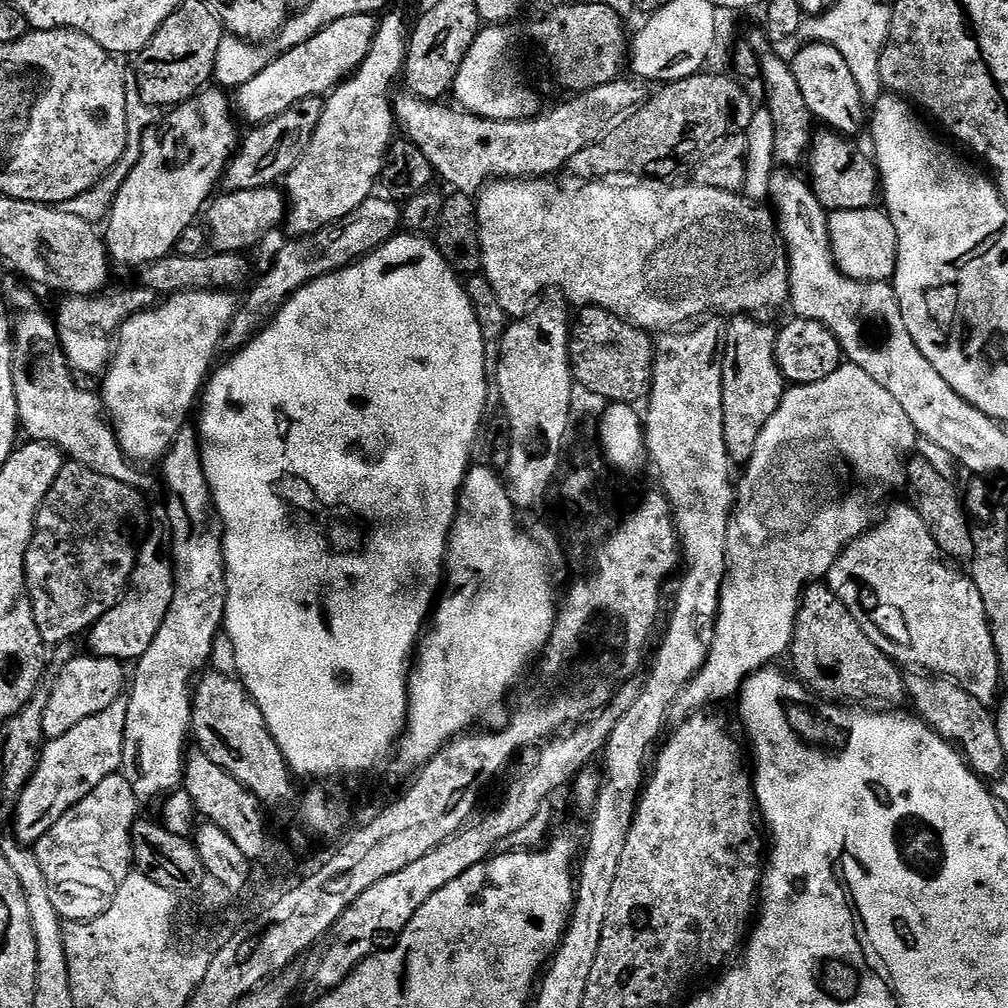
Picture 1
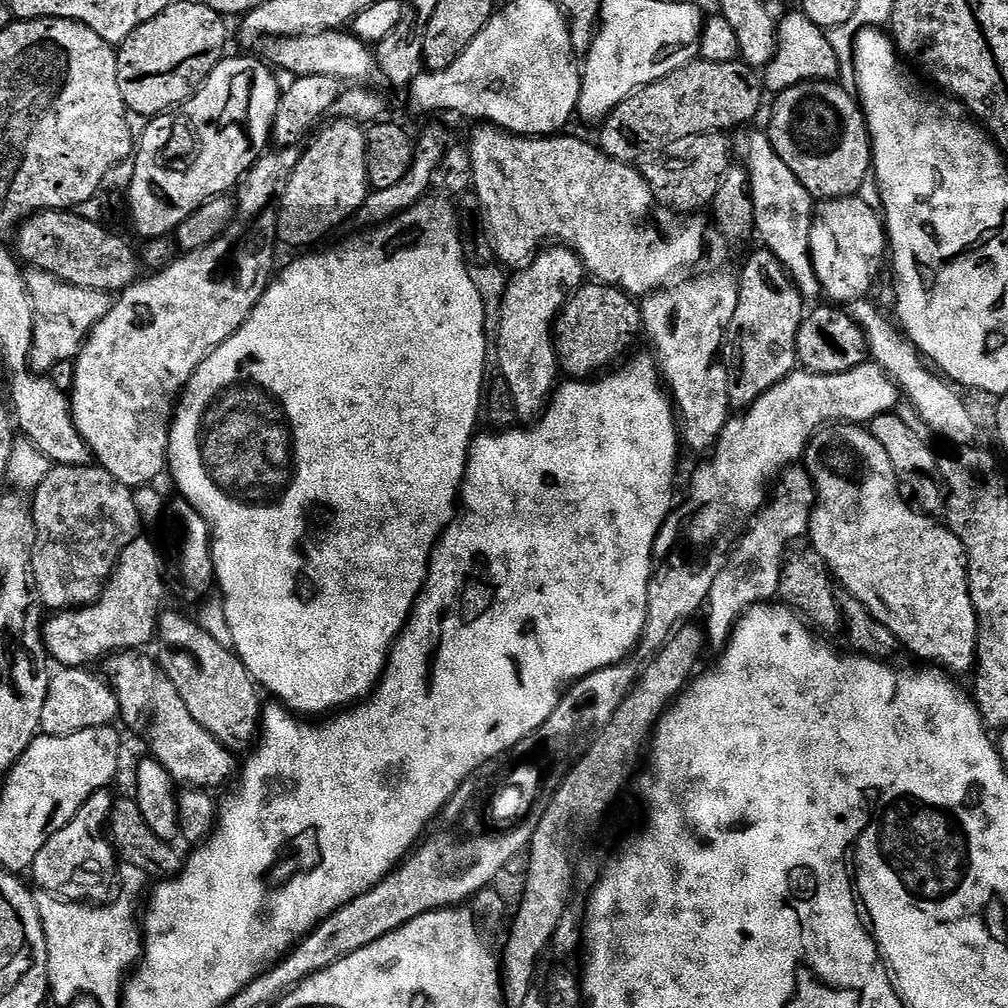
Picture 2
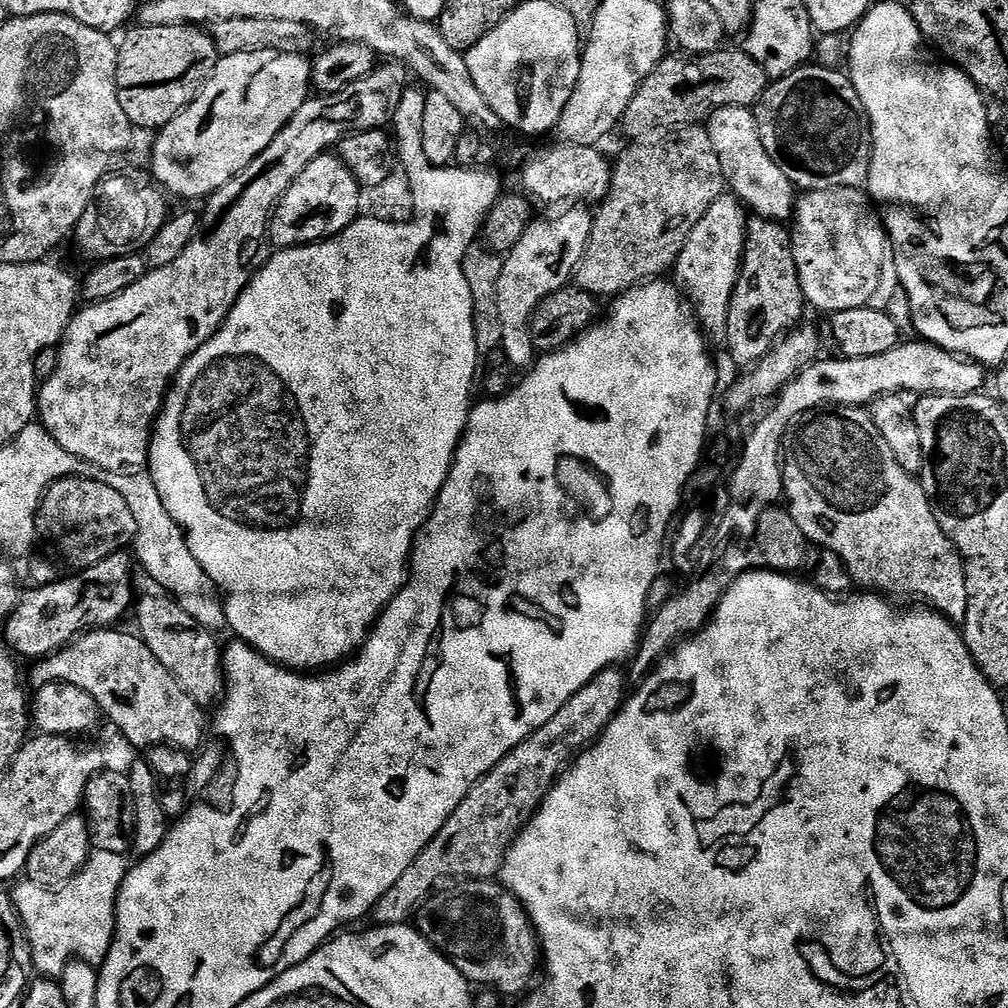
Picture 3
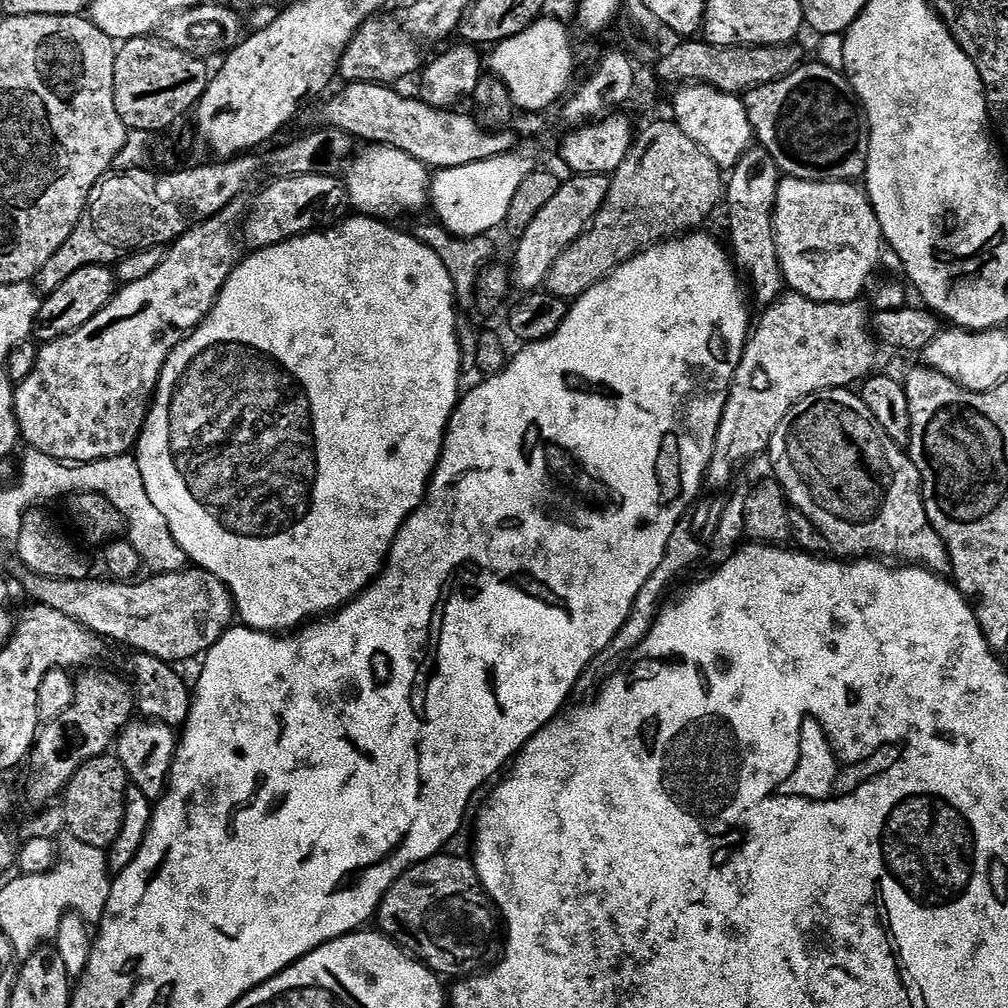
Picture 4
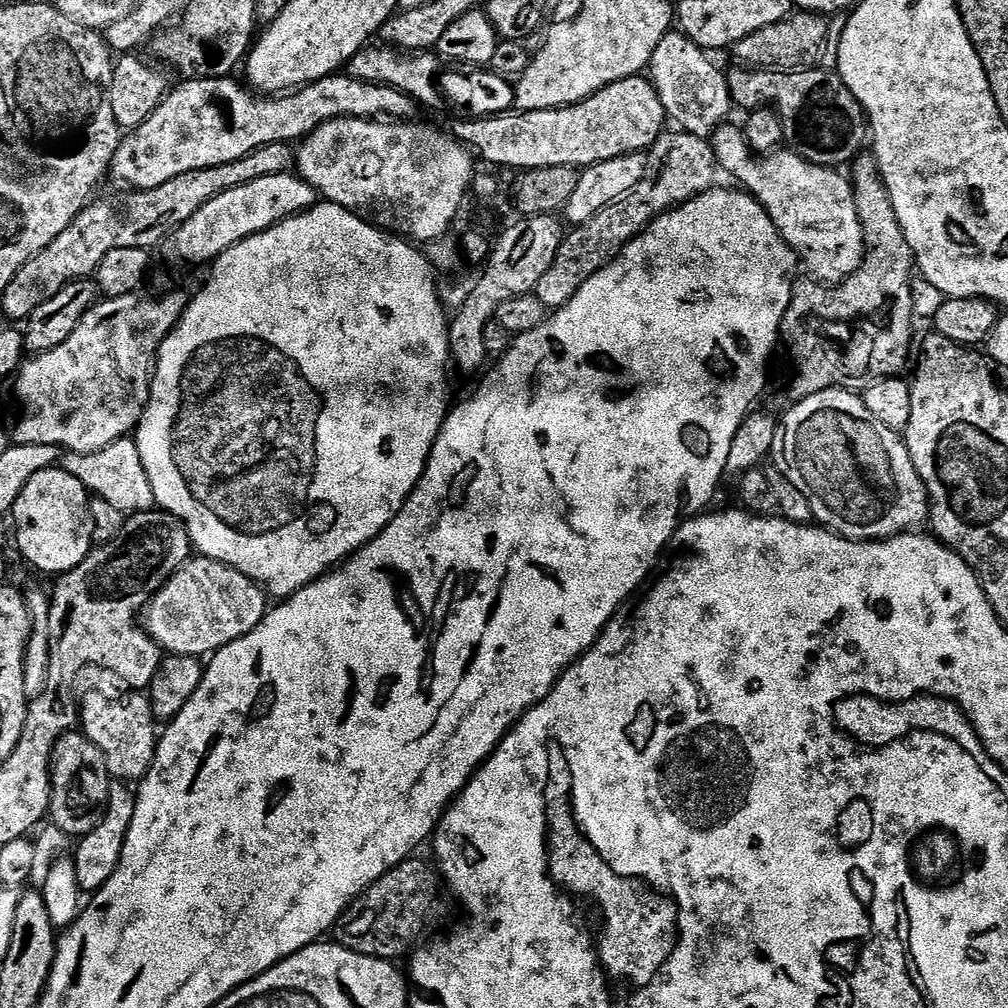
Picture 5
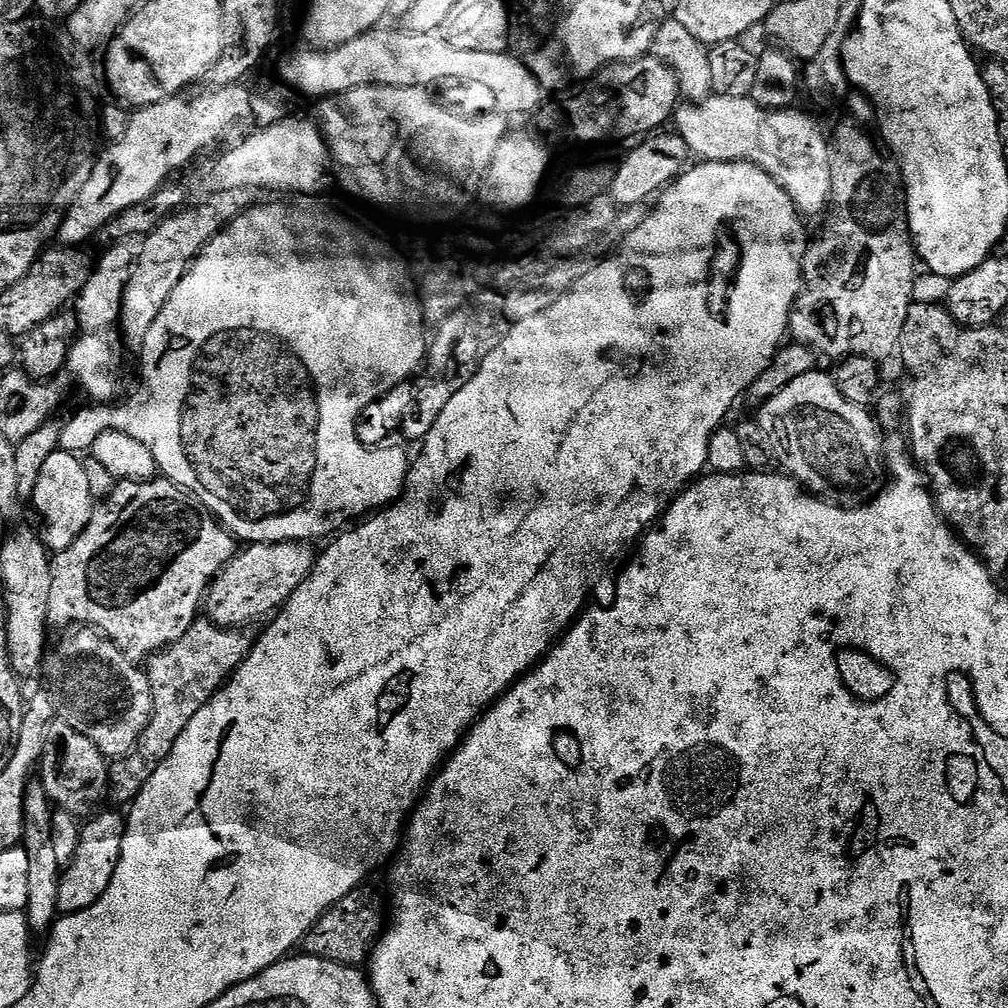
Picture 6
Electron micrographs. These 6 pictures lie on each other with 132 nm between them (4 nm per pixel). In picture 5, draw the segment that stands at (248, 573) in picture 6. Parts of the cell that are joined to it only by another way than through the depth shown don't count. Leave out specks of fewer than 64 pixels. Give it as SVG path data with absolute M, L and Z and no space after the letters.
M197 555L152 597L144 612L144 629L169 655L204 658L254 630L269 607L269 597L256 581L234 566Z

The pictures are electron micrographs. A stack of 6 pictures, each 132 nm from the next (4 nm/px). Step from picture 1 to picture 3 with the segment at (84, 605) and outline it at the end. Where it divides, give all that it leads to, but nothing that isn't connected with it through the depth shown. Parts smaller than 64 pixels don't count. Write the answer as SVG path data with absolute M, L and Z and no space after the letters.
M67 476L49 486L36 516L36 526L39 535L43 539L45 536L76 570L102 562L102 558L127 549L136 539L134 514L130 514L126 498L114 486L106 486L106 482L81 476Z

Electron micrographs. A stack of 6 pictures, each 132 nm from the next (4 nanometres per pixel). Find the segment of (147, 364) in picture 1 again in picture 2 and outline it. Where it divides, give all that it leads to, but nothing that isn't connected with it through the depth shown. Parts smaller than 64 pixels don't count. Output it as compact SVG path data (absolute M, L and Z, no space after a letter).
M295 147L272 150L261 156L235 193L236 215L223 235L202 250L179 255L169 268L149 275L149 280L139 279L121 291L106 318L94 326L77 354L70 387L74 426L88 443L95 463L127 488L135 490L151 485L160 475L165 475L168 435L181 392L207 356L250 318L254 306L258 306L262 294L272 283L277 267L278 209L301 155L301 149Z

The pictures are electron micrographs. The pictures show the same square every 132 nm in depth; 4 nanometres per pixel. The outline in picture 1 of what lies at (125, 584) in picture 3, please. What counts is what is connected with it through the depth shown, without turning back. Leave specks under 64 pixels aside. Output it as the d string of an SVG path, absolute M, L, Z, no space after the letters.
M160 522L148 532L148 537L141 539L136 553L136 568L132 572L132 582L127 592L120 597L97 624L86 633L87 651L91 655L110 658L121 662L135 662L150 650L154 634L162 627L166 619L166 610L174 600L174 582L176 571L172 565L172 532L167 523Z

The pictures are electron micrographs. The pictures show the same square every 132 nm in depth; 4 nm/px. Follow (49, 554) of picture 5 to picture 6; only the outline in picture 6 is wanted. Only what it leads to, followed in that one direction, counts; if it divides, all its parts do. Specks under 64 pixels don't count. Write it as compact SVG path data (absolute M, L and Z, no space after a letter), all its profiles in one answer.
M57 450L46 459L38 474L38 482L33 488L30 504L31 507L36 507L36 512L44 523L42 539L49 553L55 554L74 546L74 542L90 522L94 501L84 466L85 461L79 455Z

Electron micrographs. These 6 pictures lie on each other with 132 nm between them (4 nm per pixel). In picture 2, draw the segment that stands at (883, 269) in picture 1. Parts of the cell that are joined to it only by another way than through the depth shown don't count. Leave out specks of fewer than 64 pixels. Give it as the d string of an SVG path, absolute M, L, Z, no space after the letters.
M861 198L846 200L830 200L821 203L815 209L810 230L810 250L816 277L820 283L823 295L829 296L829 301L840 306L851 305L854 300L863 300L869 295L868 291L876 284L880 271L886 268L886 257L890 252L886 225L881 213L875 207L871 208Z

